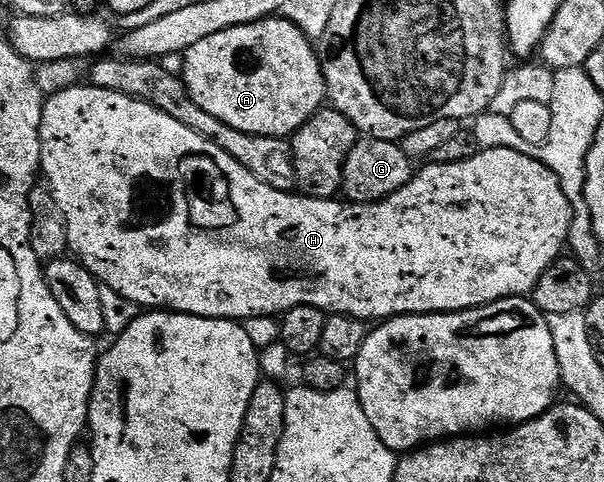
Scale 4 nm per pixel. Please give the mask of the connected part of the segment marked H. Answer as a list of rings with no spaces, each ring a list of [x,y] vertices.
[[[80,84],[50,95],[43,103],[39,135],[41,174],[51,186],[57,207],[64,214],[70,253],[102,285],[113,288],[113,292],[125,296],[125,300],[133,300],[133,304],[140,308],[154,308],[159,312],[232,320],[282,316],[298,306],[312,306],[326,310],[328,315],[347,314],[351,318],[364,320],[386,320],[405,314],[453,314],[500,302],[502,298],[530,295],[547,270],[559,261],[571,236],[573,211],[558,175],[539,159],[504,146],[480,149],[469,160],[427,164],[431,166],[425,167],[420,174],[418,171],[409,184],[380,202],[348,202],[335,198],[313,198],[291,190],[273,188],[249,172],[249,168],[233,160],[233,156],[229,156],[229,152],[221,149],[216,142],[181,124],[181,120],[175,120],[140,98],[113,92],[109,88]]]

